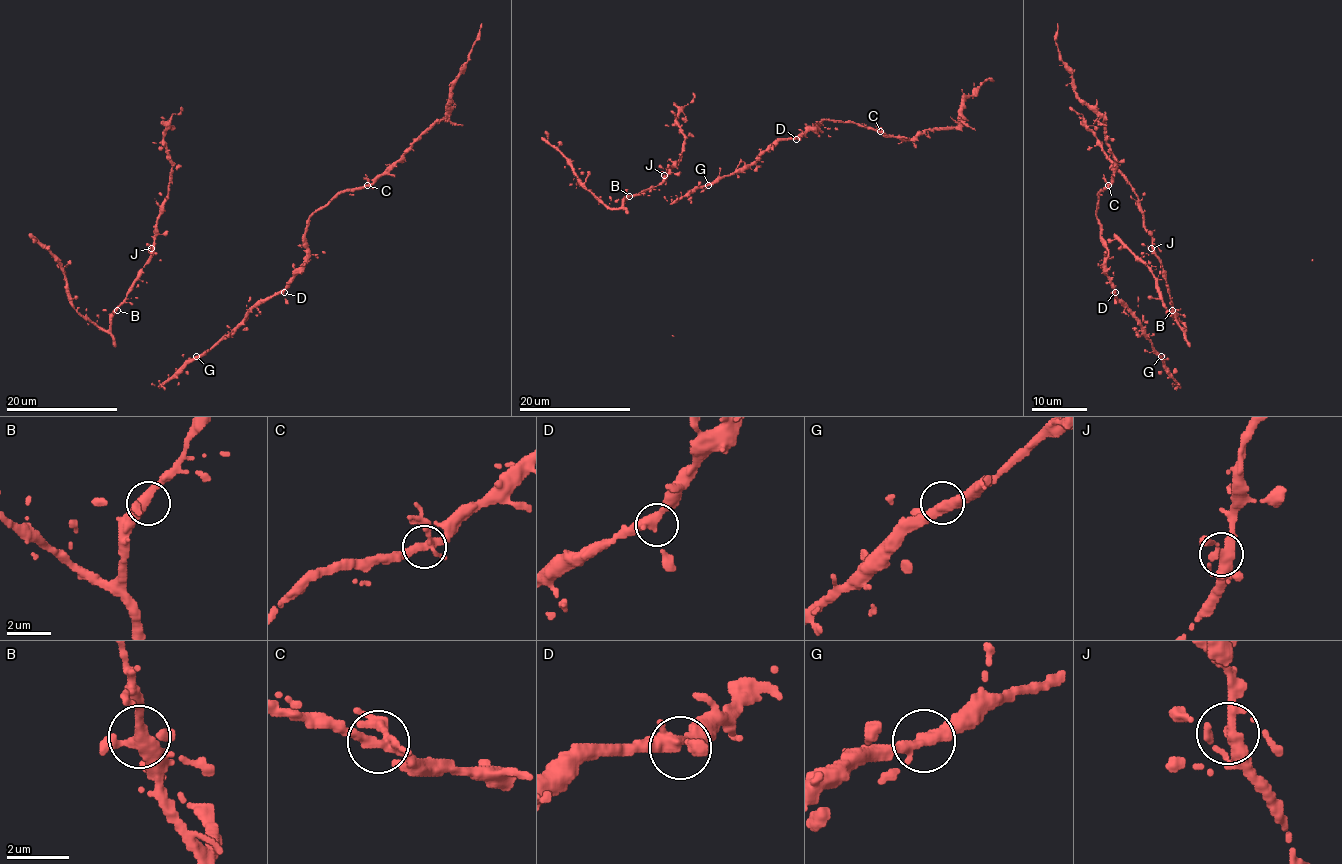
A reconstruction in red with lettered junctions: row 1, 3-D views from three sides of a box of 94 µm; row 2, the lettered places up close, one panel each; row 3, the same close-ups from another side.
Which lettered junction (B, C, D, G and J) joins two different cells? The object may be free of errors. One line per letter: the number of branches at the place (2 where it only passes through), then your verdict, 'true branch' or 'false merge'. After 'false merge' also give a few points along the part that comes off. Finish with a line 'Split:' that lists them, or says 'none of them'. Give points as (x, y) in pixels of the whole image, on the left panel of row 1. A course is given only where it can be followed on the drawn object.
B: 3 branches meet; true branch
C: 3 branches meet; true branch
D: 3 branches meet; true branch
G: 3 branches meet; true branch
J: 3 branches meet; true branch
Split: none of them

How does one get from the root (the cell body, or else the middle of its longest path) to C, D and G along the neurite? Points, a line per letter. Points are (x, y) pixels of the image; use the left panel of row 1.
C: (228, 335), (253, 307), (278, 295), (299, 271), (306, 254), (307, 220), (339, 193), (367, 185)
D: (228, 335), (253, 307), (284, 292)
G: (228, 335), (196, 356)

